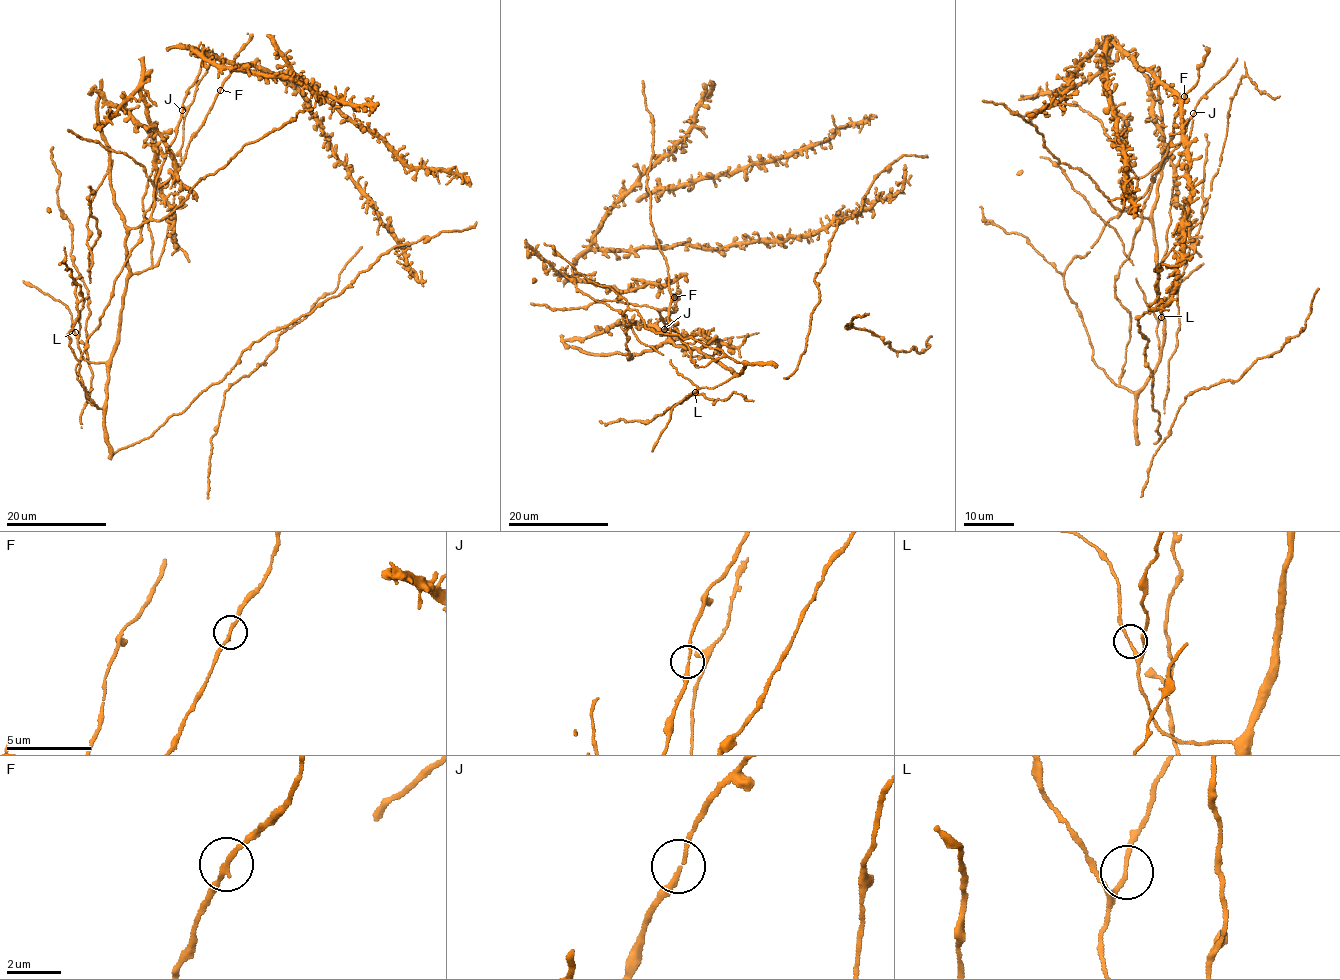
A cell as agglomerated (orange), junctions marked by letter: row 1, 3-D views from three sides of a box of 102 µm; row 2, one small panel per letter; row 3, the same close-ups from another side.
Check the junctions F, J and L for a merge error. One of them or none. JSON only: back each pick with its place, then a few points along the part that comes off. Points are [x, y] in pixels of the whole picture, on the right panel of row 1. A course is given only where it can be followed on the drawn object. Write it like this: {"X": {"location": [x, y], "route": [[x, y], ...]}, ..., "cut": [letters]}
{"cut": []}

